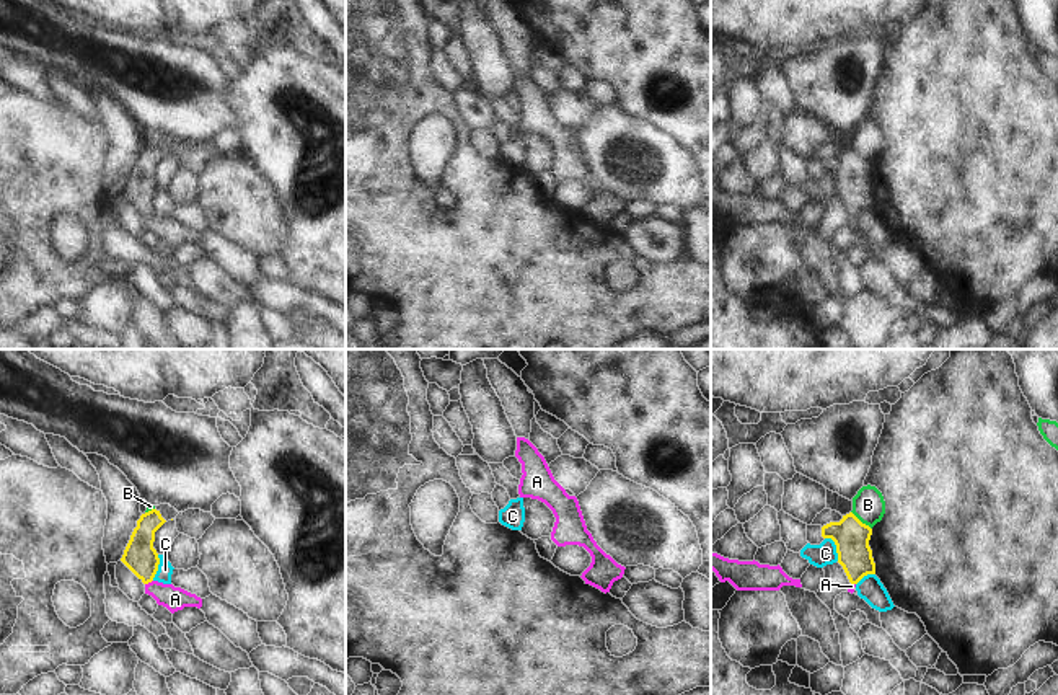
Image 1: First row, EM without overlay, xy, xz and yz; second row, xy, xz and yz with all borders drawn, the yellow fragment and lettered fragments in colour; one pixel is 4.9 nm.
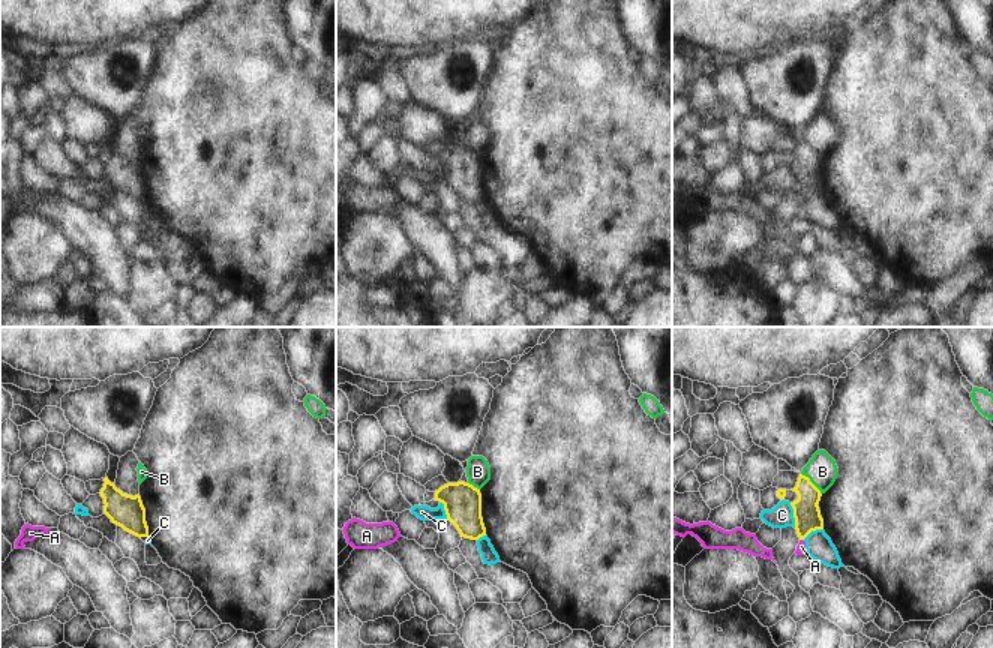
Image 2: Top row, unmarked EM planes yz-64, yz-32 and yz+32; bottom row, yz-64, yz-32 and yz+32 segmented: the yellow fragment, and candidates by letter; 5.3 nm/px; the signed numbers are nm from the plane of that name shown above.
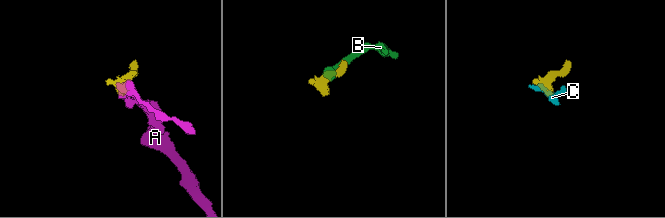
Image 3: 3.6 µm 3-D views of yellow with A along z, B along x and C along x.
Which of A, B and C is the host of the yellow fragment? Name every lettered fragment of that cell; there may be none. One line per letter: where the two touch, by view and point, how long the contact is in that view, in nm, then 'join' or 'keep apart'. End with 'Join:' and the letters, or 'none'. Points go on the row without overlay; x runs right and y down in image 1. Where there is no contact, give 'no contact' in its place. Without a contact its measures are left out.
A: contact xy (149, 216); length 50 nm; join
B: contact yz (859, 155); length 140 nm; keep apart
C: contact yz (837, 181); length 140 nm; keep apart
Join: A

